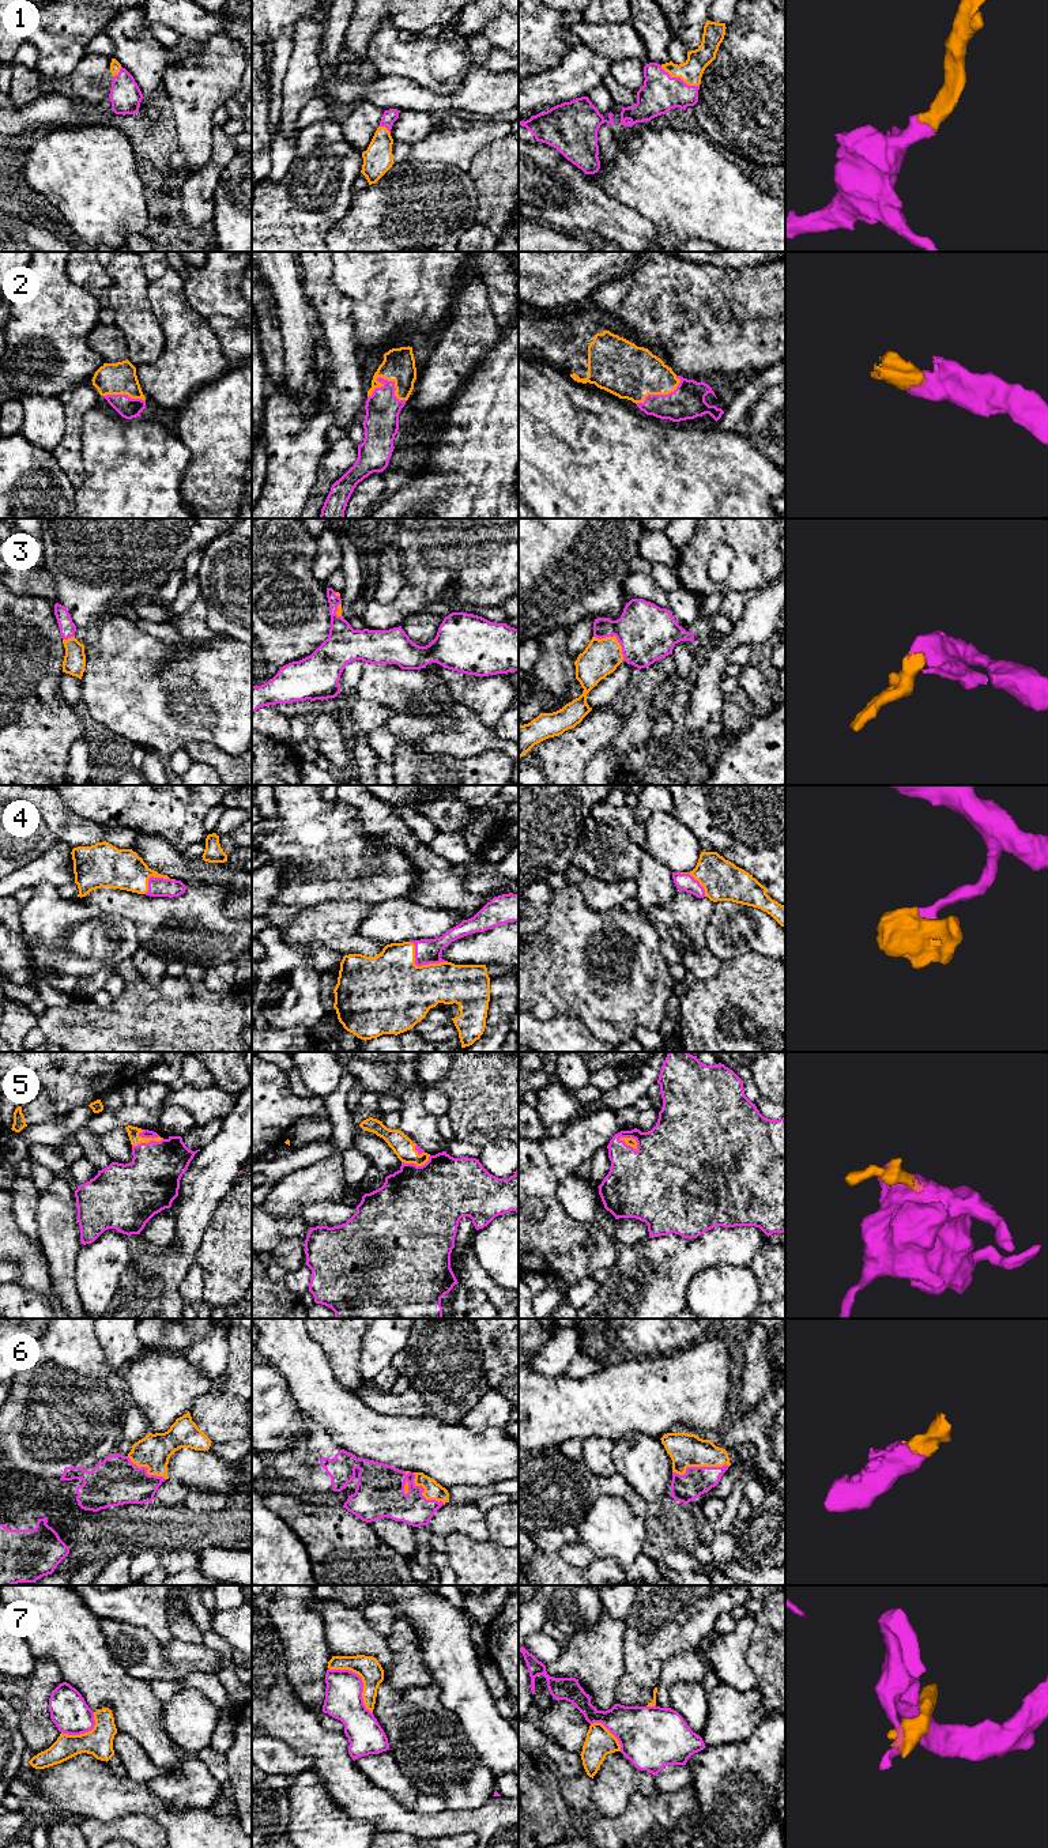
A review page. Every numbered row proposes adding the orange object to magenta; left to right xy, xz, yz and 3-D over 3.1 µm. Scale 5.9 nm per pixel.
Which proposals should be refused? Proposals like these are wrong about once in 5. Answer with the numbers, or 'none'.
7

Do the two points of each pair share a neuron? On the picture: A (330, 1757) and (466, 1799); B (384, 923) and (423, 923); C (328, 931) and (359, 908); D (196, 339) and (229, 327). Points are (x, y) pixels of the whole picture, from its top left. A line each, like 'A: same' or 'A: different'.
A: different
B: same
C: same
D: different

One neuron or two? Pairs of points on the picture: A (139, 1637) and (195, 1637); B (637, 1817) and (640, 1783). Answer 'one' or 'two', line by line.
A: two
B: two

